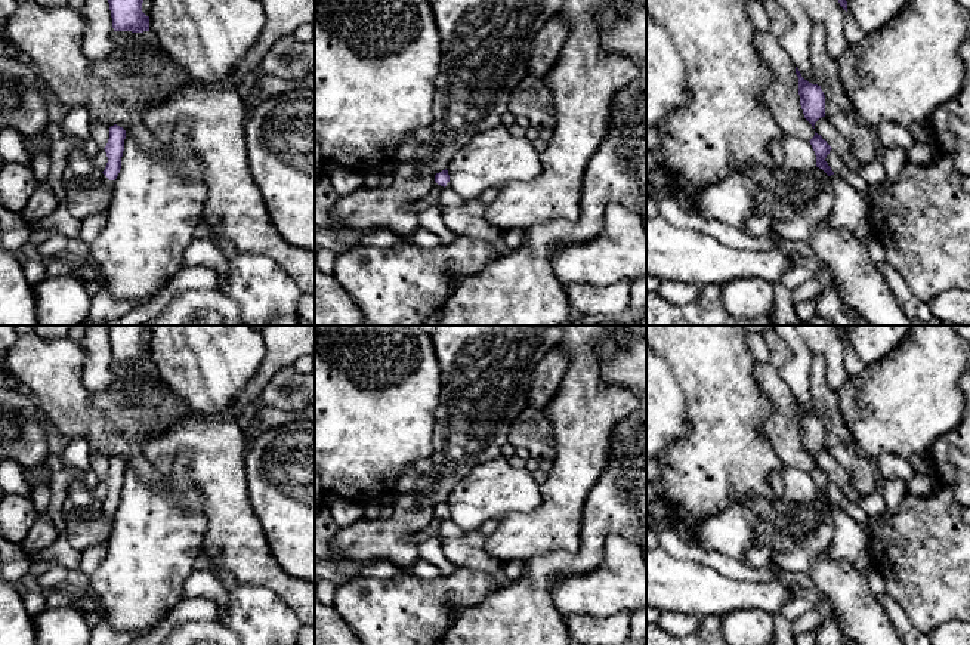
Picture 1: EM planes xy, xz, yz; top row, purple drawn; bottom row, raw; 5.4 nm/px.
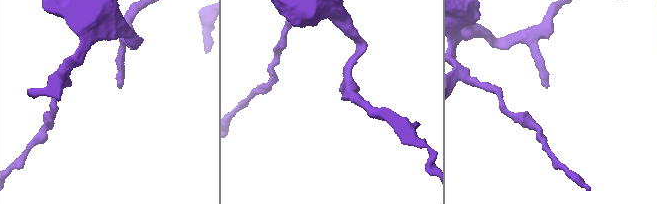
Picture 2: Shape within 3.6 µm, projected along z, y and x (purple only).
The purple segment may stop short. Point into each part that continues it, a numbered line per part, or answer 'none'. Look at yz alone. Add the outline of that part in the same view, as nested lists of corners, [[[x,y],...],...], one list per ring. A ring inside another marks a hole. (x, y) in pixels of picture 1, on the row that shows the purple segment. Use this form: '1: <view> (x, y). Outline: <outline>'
1: yz (850, 210). Outline: [[[834,173],[830,179],[834,189],[834,207],[827,223],[834,229],[847,229],[859,240],[866,240],[871,232],[868,201],[841,175]]]

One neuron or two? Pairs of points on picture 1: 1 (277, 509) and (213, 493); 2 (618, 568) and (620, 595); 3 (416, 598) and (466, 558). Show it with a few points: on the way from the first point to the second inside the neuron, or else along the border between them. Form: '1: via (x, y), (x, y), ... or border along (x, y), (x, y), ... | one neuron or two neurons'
1: border along (244, 469), (249, 500), (265, 536) | two neurons
2: via (620, 574), (620, 589) | one neuron
3: border along (457, 567), (490, 576) | two neurons

